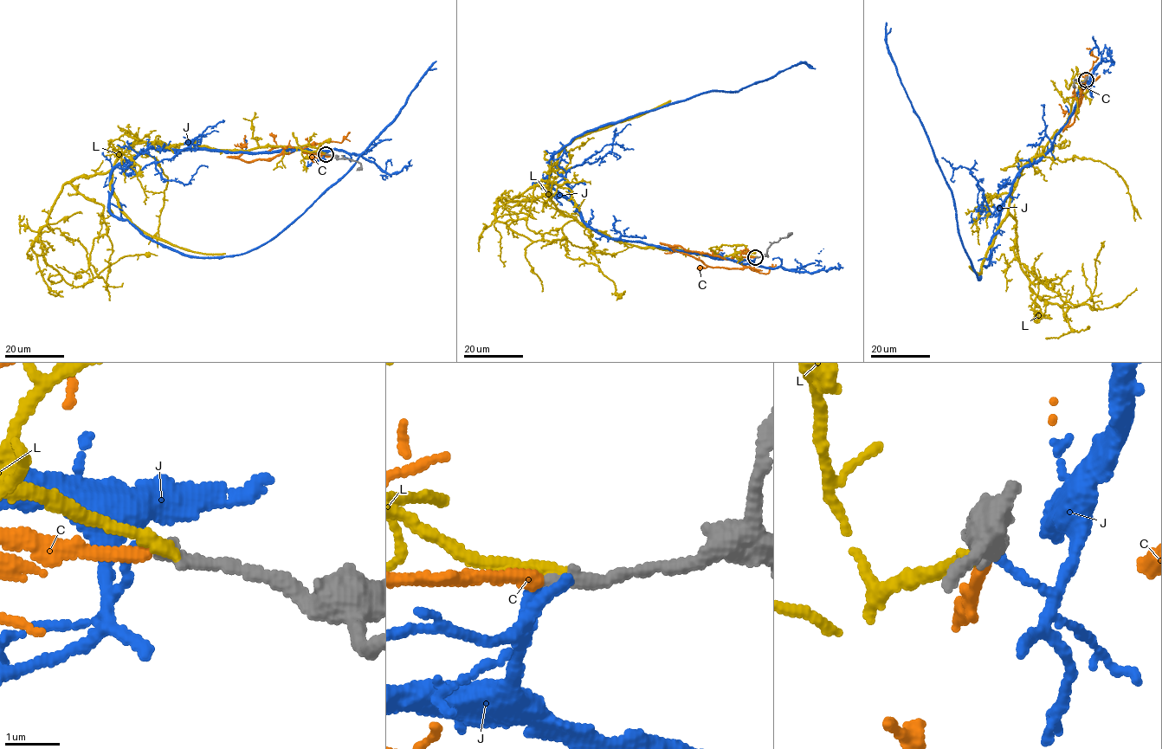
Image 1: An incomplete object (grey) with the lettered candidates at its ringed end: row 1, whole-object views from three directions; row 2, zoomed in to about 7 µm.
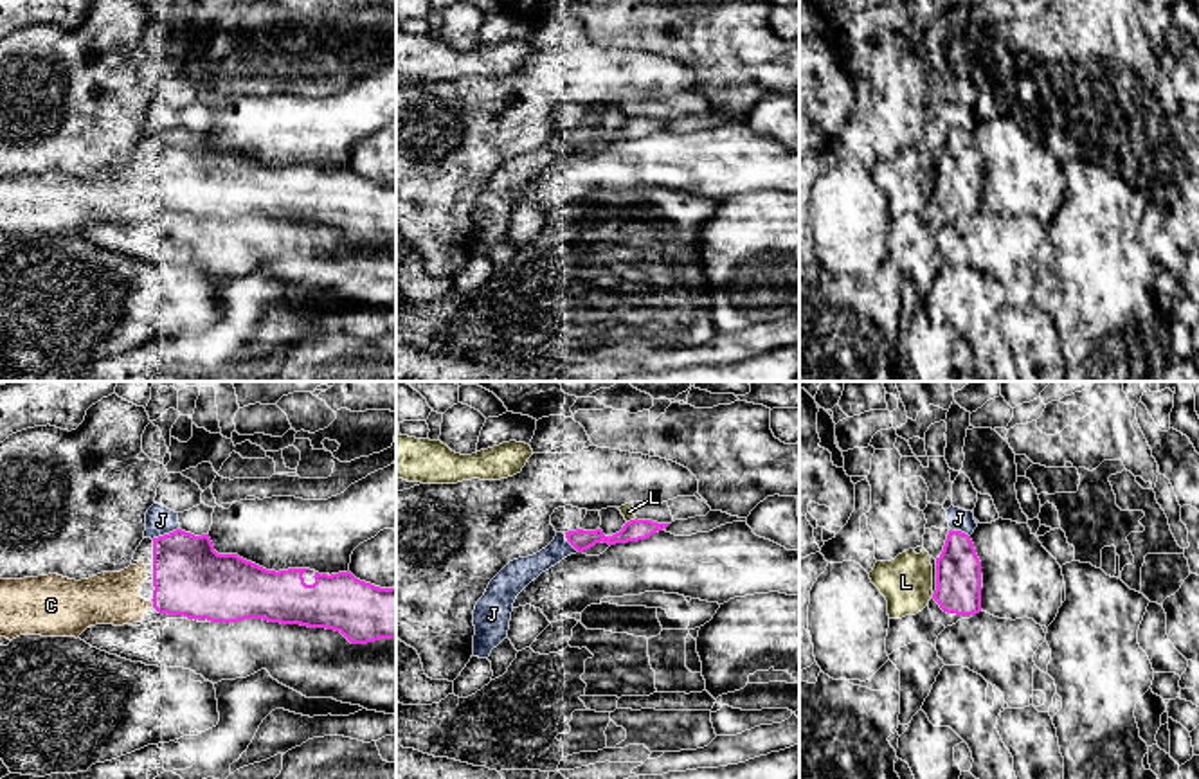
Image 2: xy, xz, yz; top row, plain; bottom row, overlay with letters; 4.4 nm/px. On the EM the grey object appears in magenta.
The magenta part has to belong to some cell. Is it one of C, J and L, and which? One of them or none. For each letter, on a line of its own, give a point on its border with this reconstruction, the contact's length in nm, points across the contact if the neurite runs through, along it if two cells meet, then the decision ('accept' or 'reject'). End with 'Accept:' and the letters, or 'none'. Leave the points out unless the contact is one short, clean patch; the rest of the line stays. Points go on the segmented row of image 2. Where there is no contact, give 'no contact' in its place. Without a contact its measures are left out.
C: xy (153, 603) | 40 nm | accept
J: xy (164, 535) | 130 nm | reject
L: xz (631, 520) | 50 nm | reject
Accept: C

